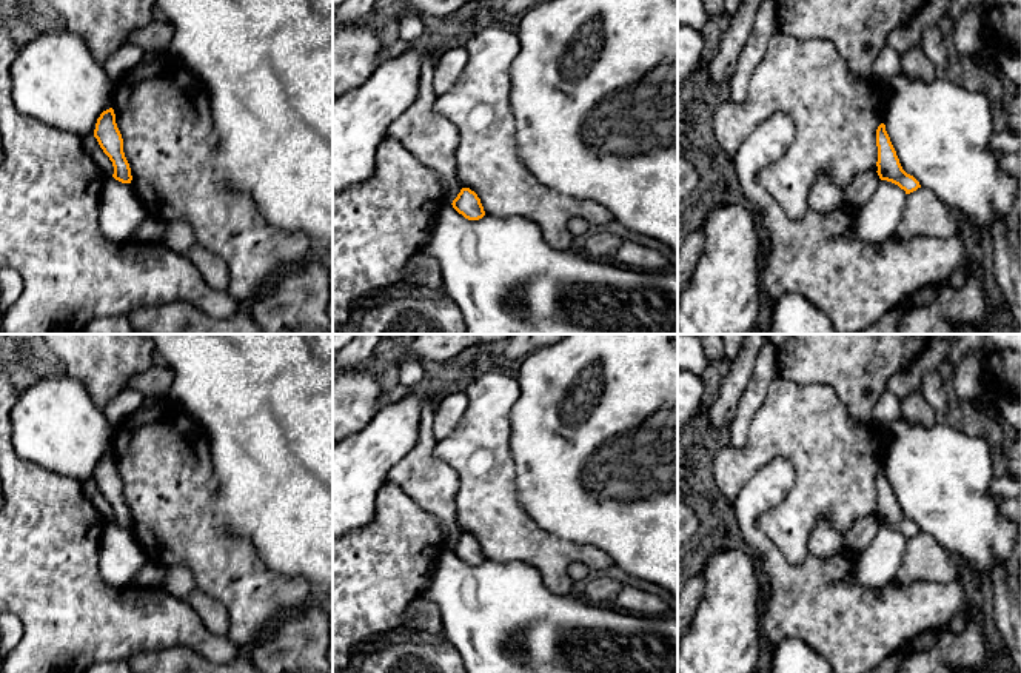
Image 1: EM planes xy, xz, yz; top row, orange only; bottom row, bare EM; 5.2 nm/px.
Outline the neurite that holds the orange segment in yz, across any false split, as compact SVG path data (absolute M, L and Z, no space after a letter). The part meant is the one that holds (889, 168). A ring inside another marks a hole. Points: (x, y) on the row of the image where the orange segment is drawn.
M881 123L876 129L876 146L876 172L881 180L887 180L898 185L901 189L906 191L906 194L910 194L921 188L919 182L902 169L884 123Z

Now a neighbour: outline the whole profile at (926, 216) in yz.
M918 188L907 194L906 209L895 229L898 239L950 239L962 234L962 222L932 191Z

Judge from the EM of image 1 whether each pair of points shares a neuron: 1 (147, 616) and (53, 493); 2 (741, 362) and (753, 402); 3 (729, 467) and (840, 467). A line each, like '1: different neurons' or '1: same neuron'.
1: same neuron
2: different neurons
3: same neuron

